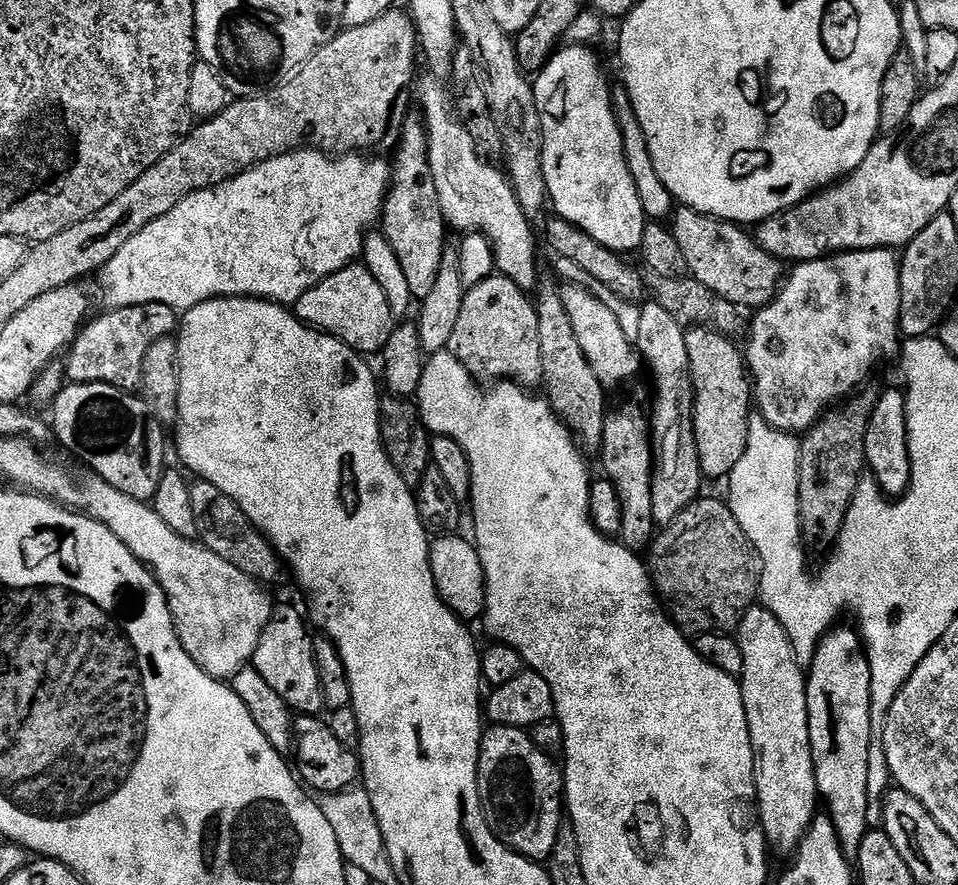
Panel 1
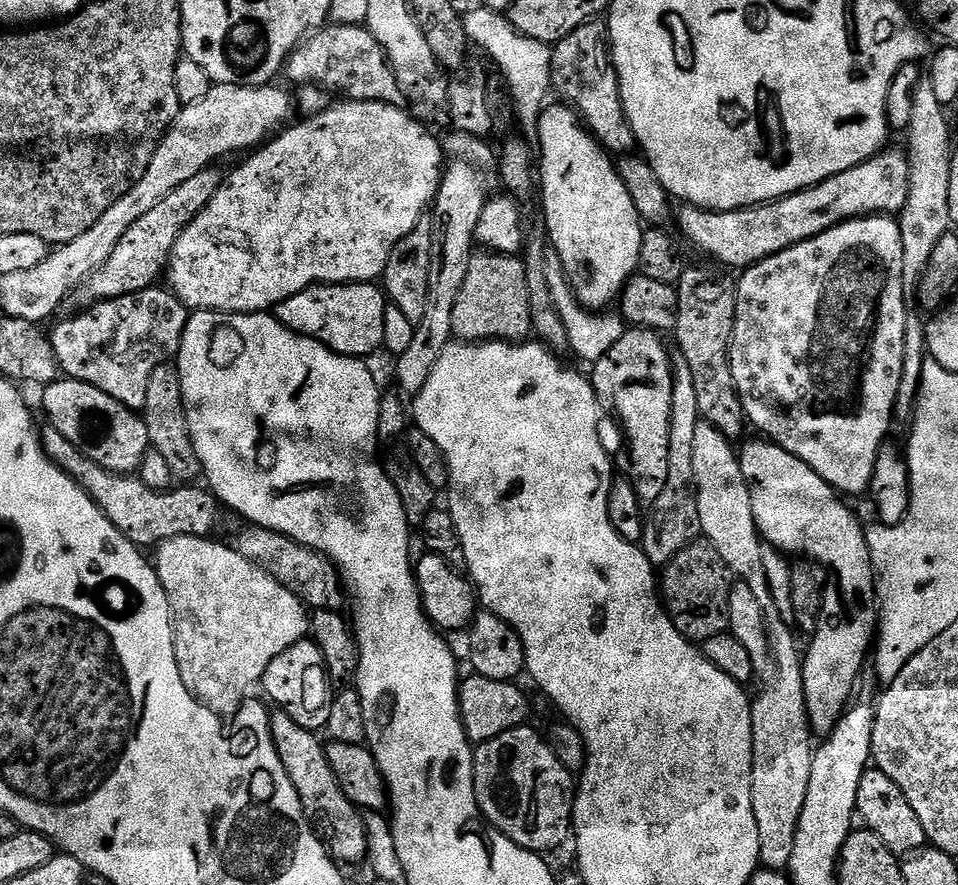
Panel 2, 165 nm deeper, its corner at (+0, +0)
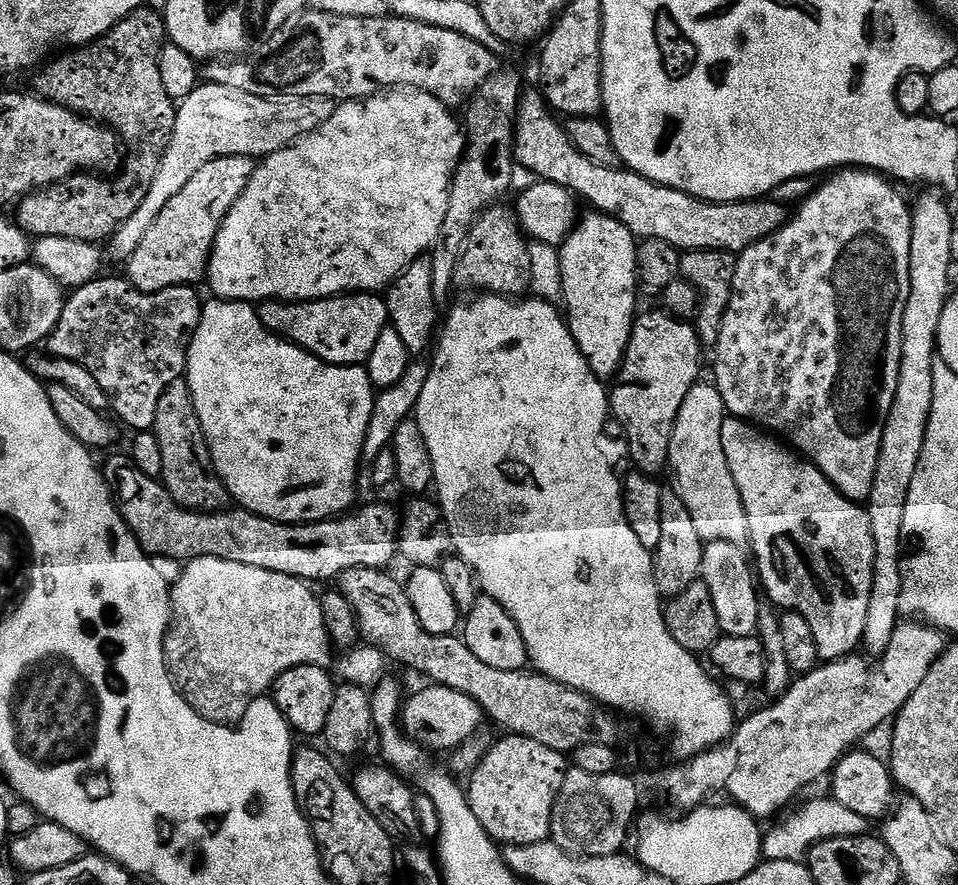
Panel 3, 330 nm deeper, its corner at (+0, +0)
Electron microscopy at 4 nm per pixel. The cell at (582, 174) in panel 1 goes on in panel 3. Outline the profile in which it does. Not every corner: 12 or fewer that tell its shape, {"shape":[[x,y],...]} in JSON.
{"shape":[[585,213],[558,249],[562,308],[612,378],[638,315],[638,240]]}

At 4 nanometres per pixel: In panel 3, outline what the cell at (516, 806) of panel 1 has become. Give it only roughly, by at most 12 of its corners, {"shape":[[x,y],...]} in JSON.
{"shape":[[525,736],[493,743],[466,784],[493,840],[549,839],[570,767]]}

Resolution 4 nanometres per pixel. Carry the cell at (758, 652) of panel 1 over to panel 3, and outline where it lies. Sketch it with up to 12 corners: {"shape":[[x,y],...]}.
{"shape":[[705,543],[723,635],[757,635],[762,592],[741,545]]}

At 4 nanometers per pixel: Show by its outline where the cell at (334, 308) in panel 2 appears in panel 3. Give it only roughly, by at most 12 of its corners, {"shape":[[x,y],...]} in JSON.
{"shape":[[380,294],[266,300],[267,332],[328,364],[367,365]]}

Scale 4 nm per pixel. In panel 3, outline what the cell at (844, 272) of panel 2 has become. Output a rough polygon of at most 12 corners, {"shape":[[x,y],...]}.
{"shape":[[840,170],[739,253],[735,419],[867,501],[912,208]]}

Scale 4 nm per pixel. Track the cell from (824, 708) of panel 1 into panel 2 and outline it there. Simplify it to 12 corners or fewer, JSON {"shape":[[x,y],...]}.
{"shape":[[764,438],[741,447],[763,543],[826,573],[804,701],[817,737],[878,632],[865,525]]}

